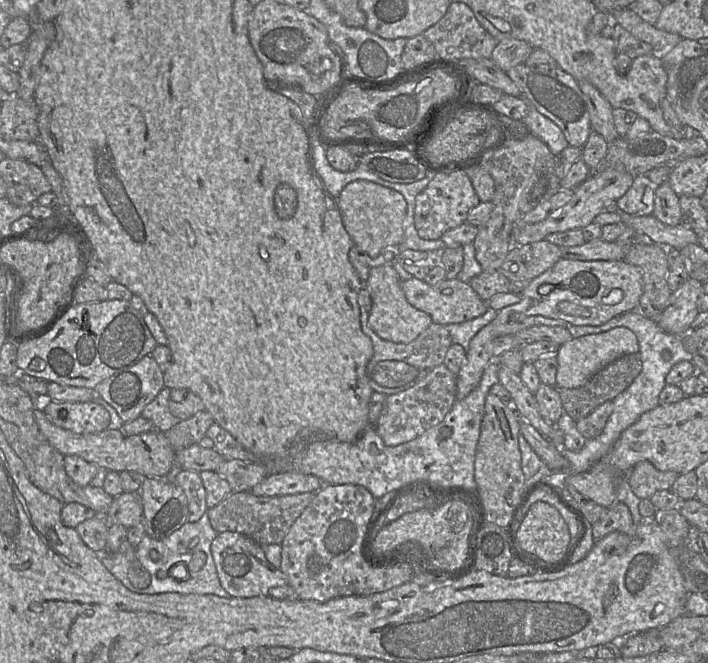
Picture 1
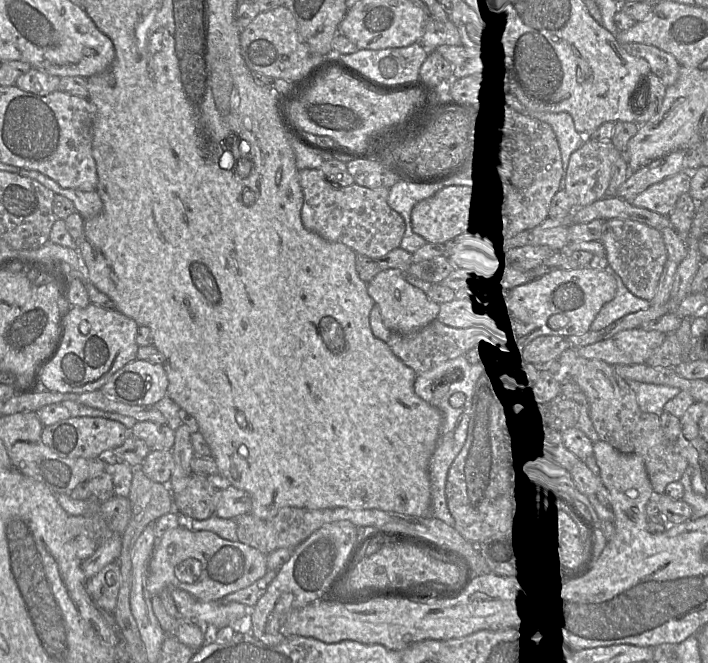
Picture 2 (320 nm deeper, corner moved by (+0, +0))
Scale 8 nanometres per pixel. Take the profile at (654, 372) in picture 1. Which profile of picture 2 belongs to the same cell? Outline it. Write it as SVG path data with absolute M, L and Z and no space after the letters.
M624 379L634 390L637 403L644 412L655 413L660 416L664 412L664 405L680 393L677 387L644 383Z

